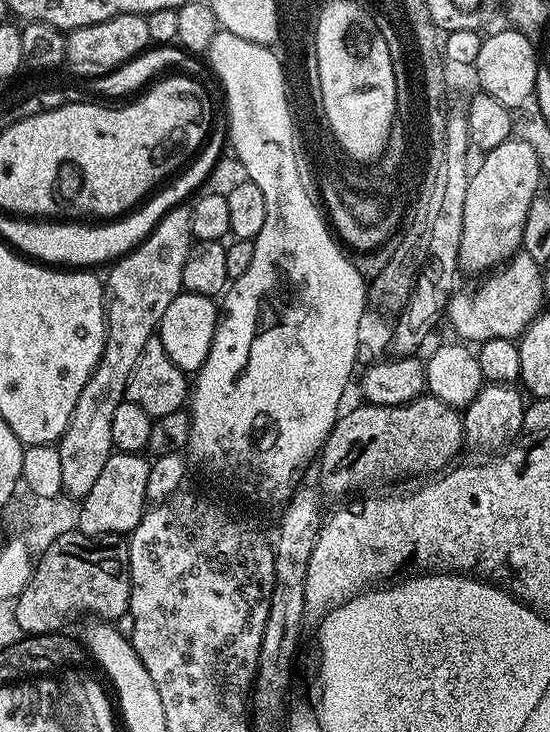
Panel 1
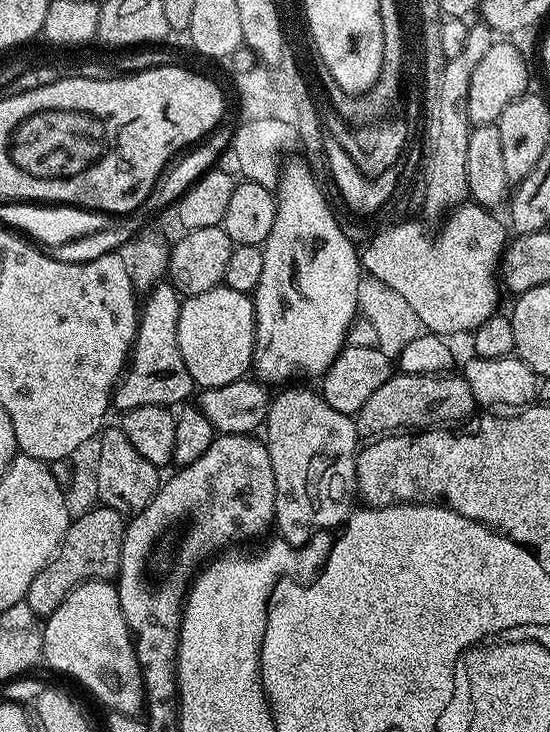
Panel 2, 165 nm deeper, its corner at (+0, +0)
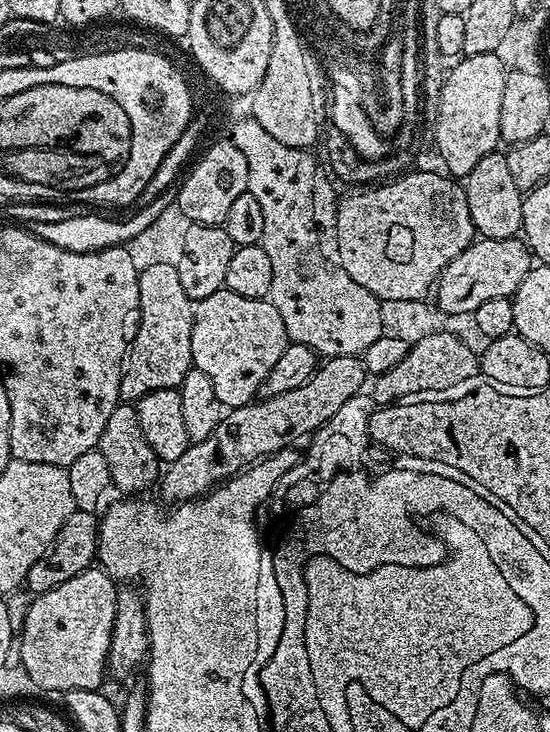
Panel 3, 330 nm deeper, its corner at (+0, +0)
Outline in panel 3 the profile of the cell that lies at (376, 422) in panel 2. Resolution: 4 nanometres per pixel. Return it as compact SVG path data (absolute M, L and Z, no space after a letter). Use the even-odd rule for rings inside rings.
M435 332L415 341L398 366L390 366L386 374L375 377L371 384L370 395L380 406L414 400L450 402L481 387L480 357L454 334Z

